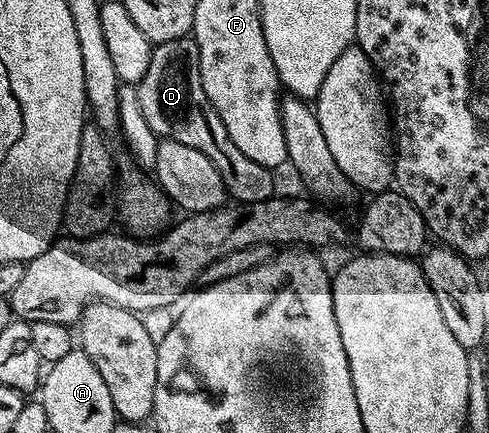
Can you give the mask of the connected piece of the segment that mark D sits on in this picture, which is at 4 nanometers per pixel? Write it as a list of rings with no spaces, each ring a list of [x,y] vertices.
[[[192,36],[167,40],[156,43],[152,52],[146,75],[136,87],[139,108],[143,108],[143,120],[151,124],[158,139],[174,138],[179,140],[179,144],[187,144],[187,148],[199,148],[199,152],[203,152],[203,156],[219,168],[219,176],[223,178],[230,199],[248,204],[274,197],[270,167],[247,160],[247,156],[235,148],[231,136],[227,136],[227,128],[223,128],[223,120],[219,120],[219,112],[211,108],[207,92],[203,92],[197,41]]]

